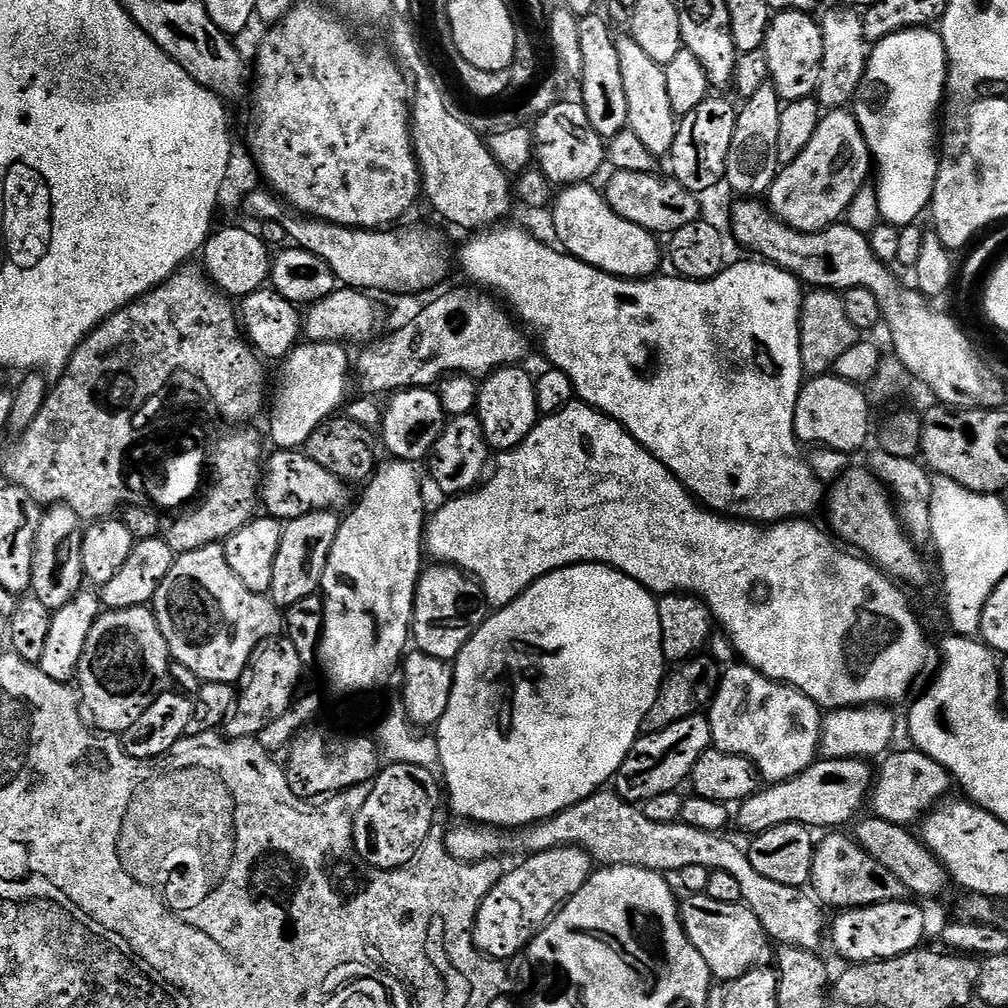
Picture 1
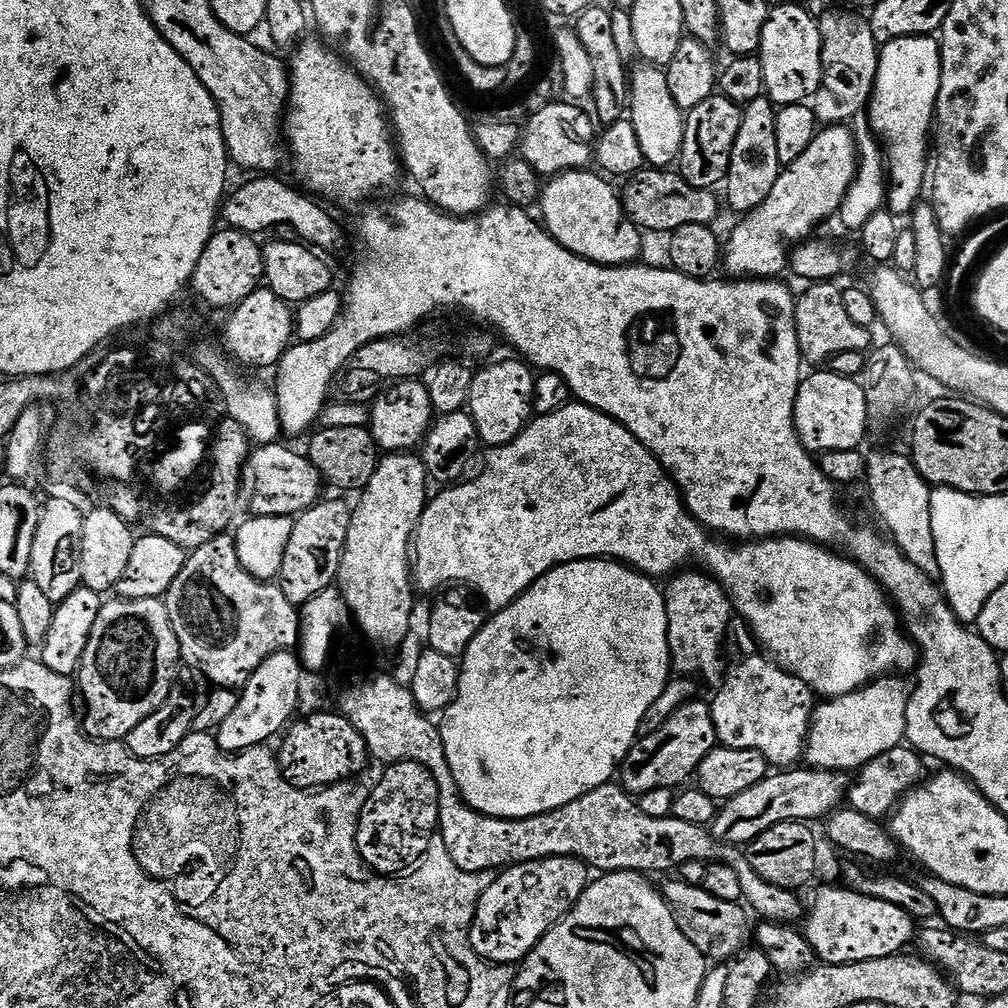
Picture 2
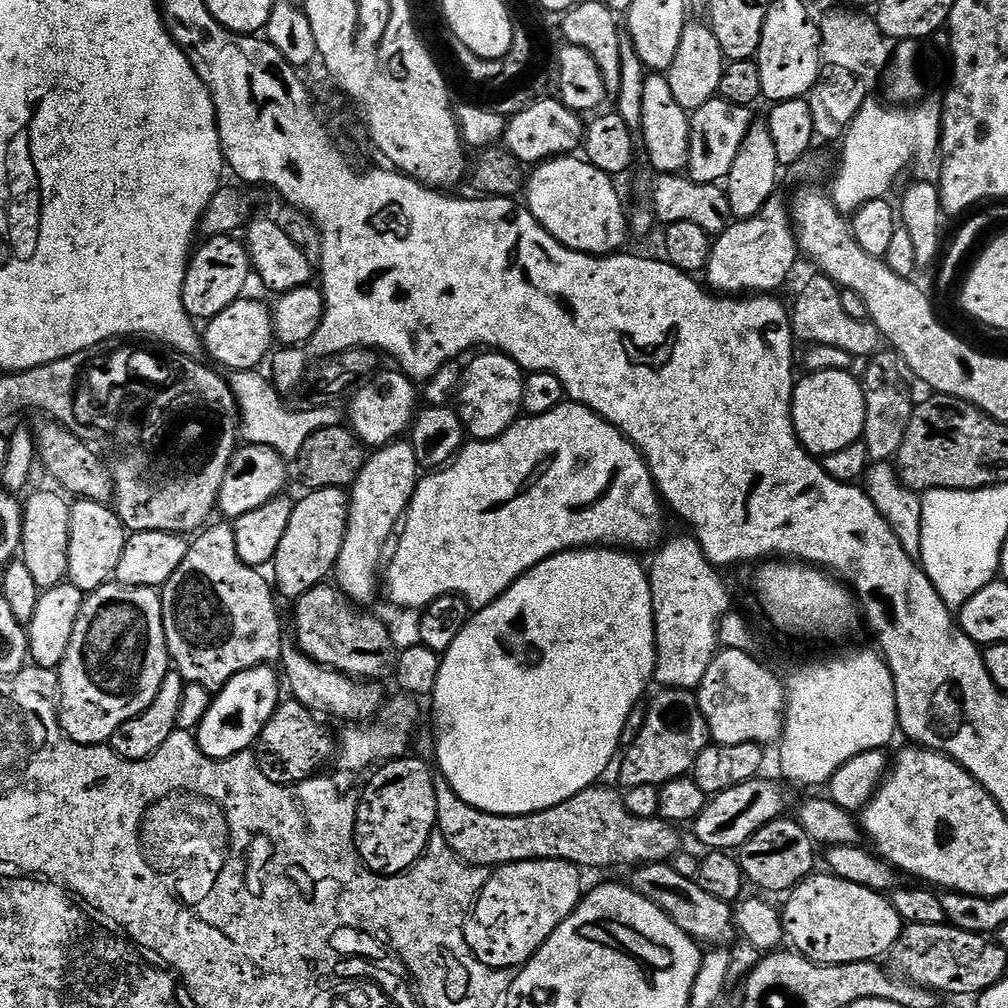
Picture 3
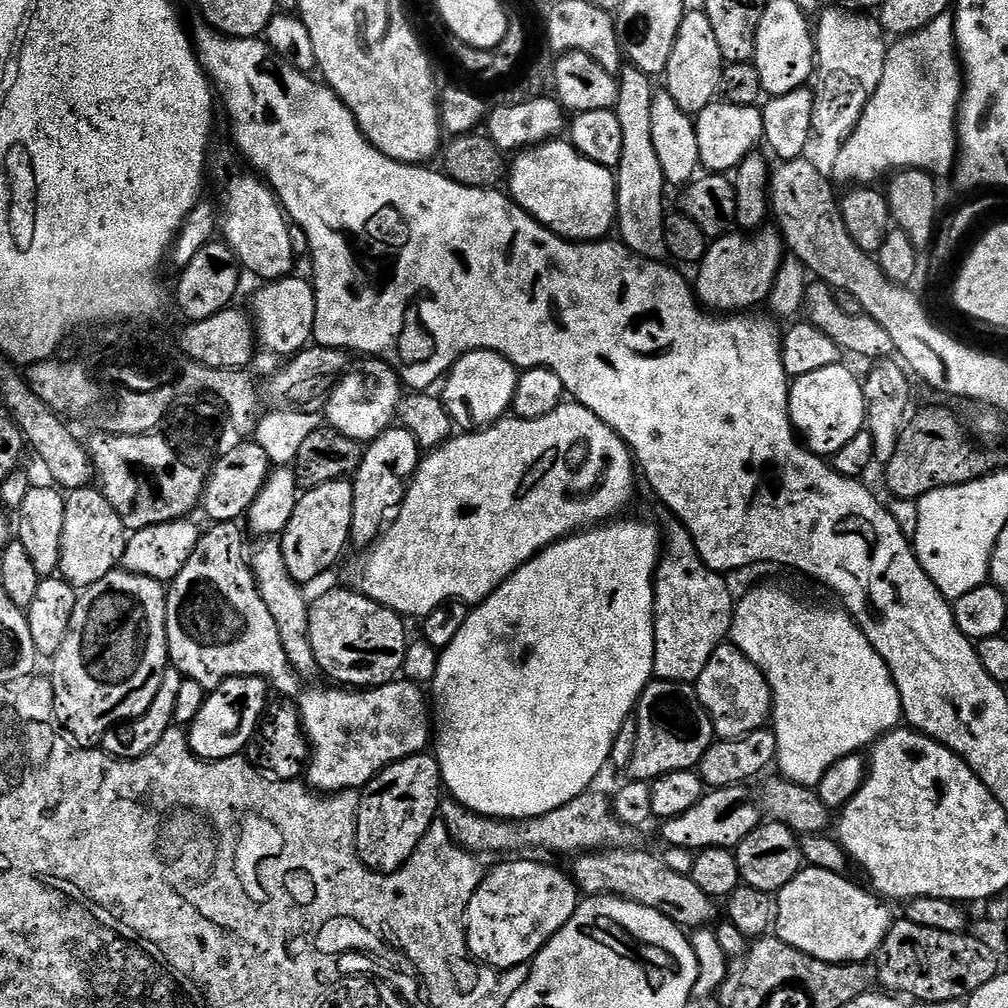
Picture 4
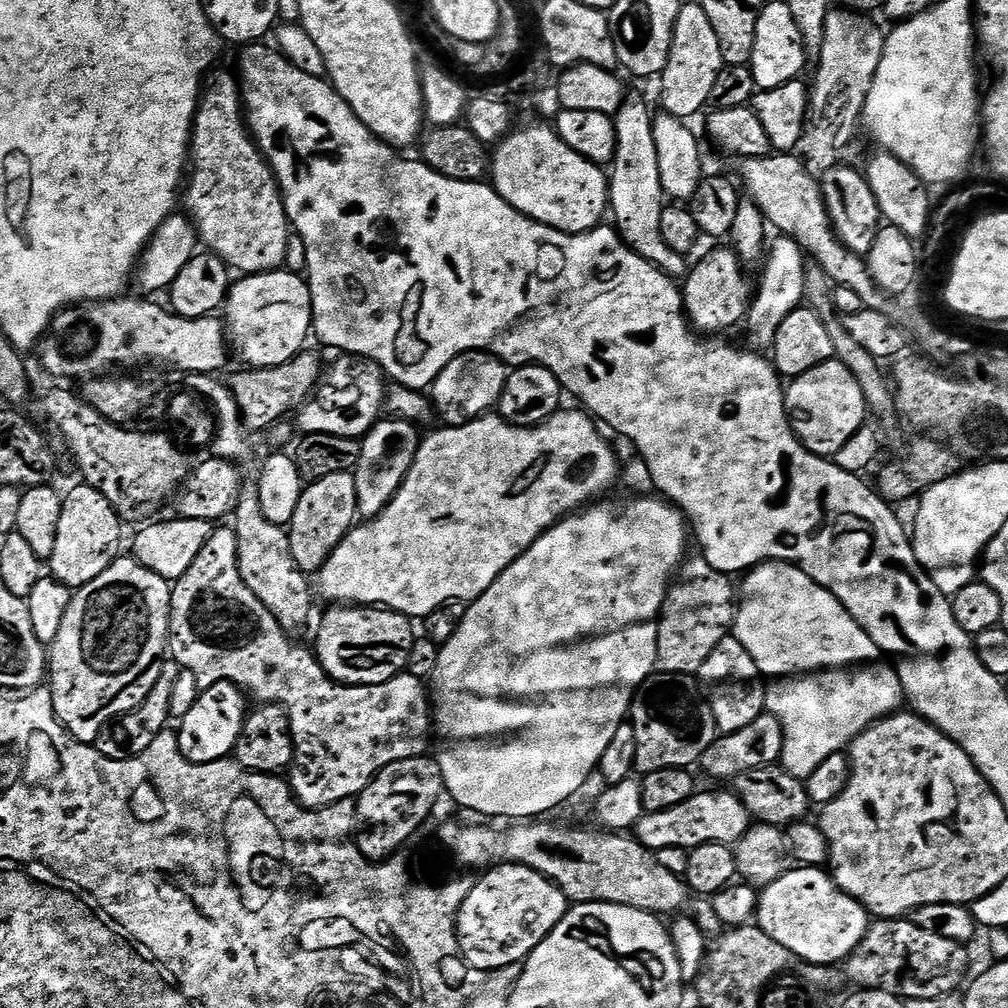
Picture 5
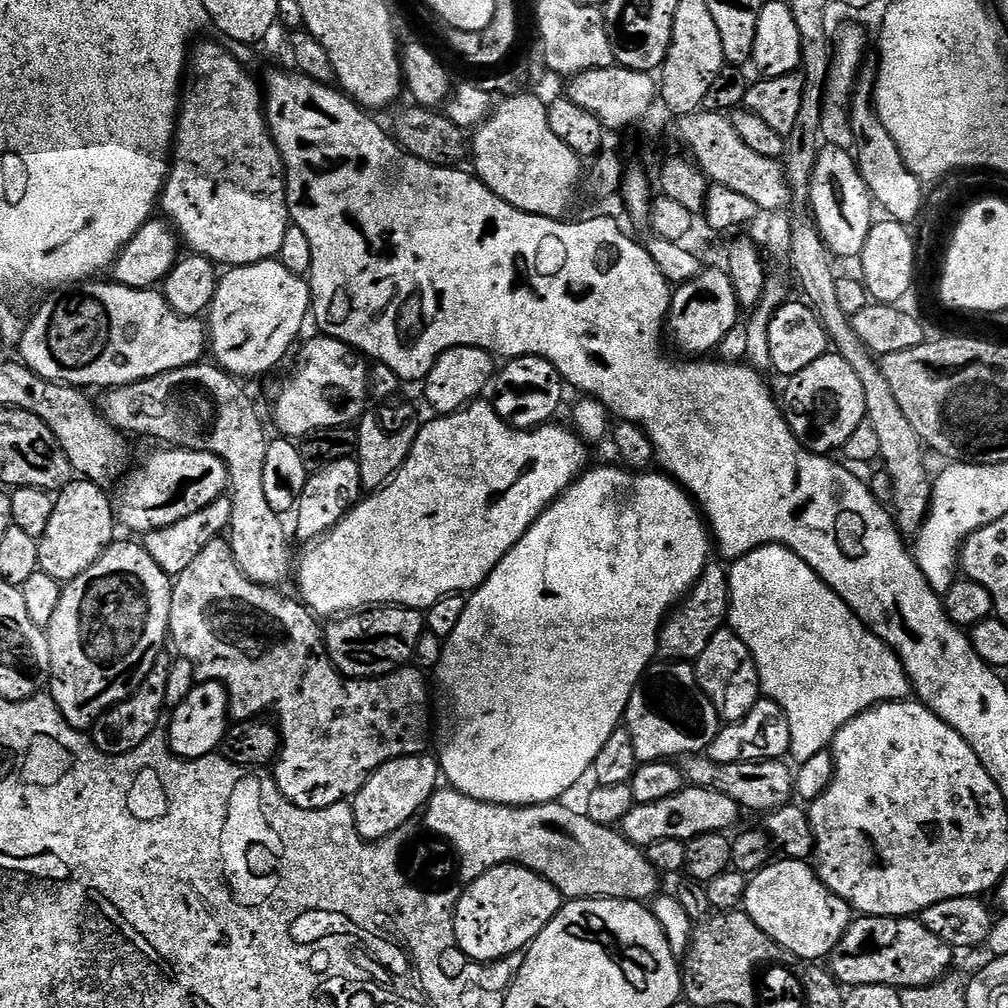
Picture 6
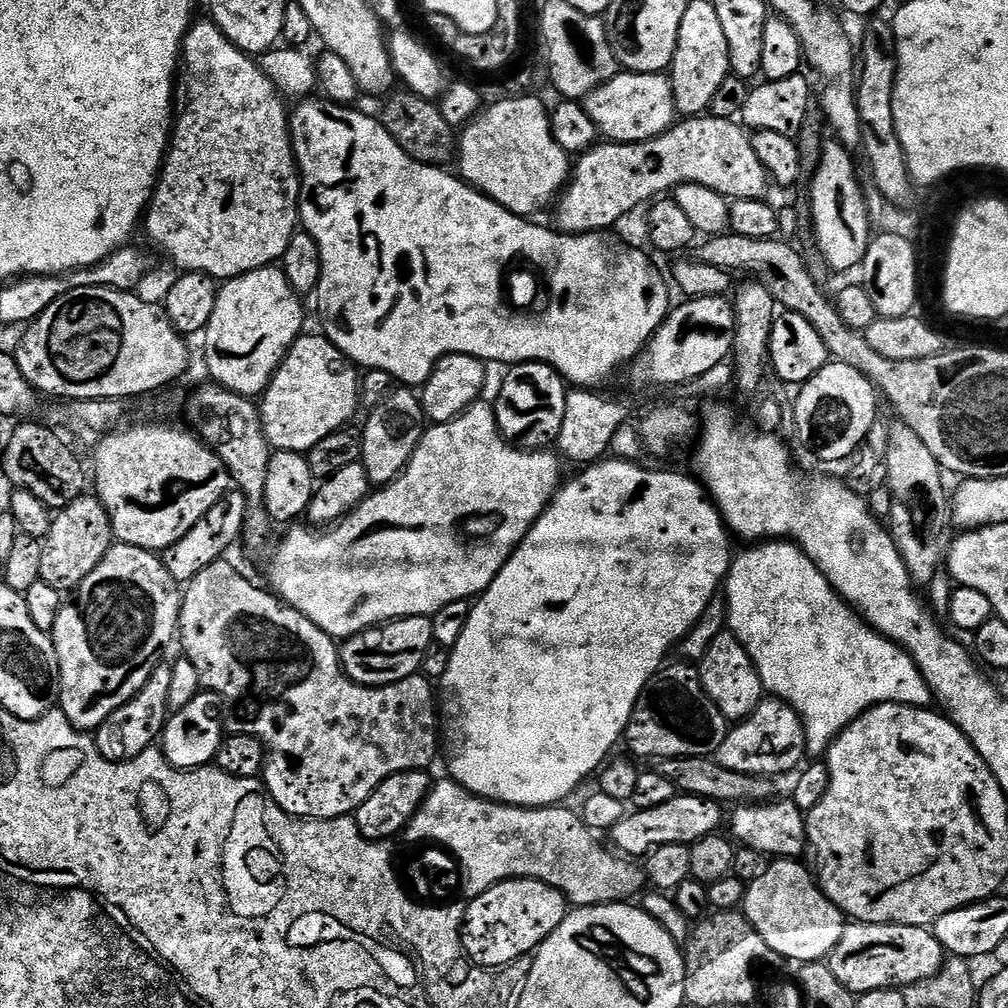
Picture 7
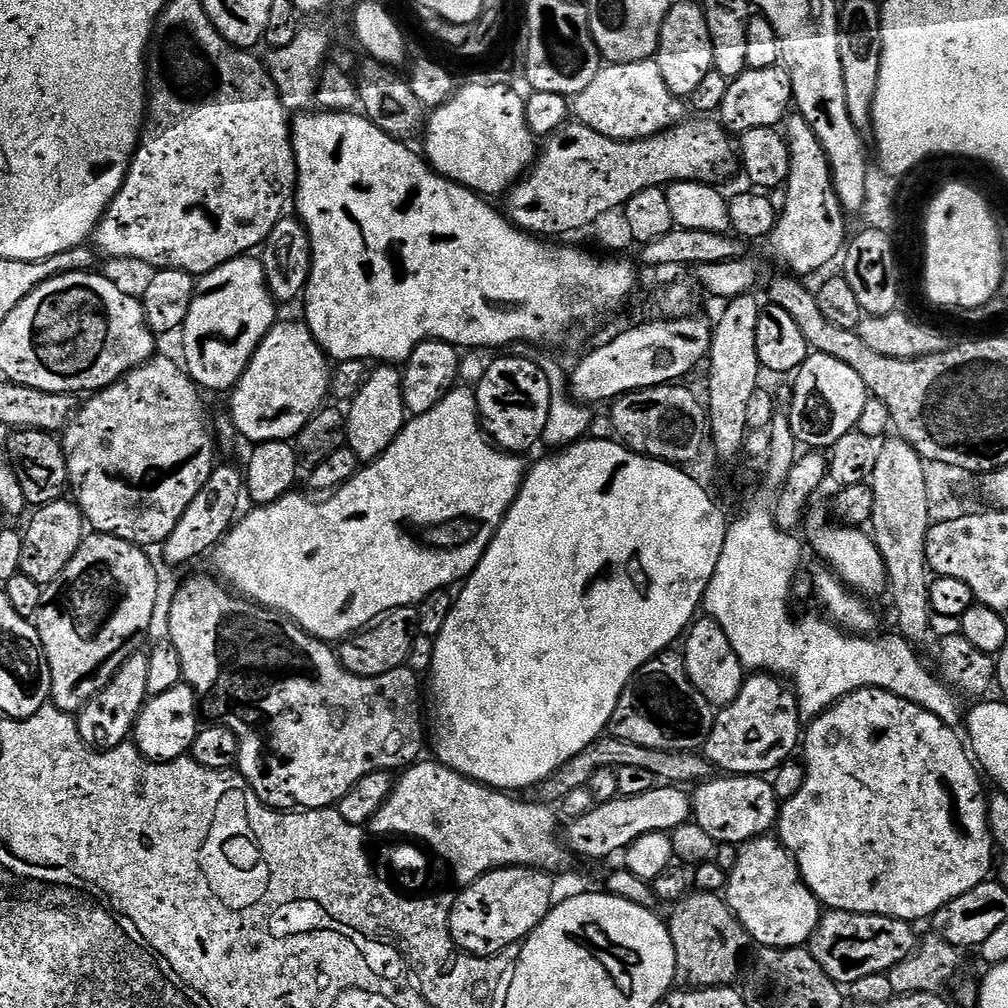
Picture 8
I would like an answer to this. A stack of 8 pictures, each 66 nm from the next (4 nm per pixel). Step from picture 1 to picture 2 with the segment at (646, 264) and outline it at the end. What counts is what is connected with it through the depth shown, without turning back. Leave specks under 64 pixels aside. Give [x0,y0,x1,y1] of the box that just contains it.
[538,170,641,266]

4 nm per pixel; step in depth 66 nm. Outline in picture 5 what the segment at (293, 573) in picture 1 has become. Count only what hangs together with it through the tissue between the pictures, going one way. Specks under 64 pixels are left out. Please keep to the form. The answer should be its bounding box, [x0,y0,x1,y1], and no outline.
[287,471,358,574]

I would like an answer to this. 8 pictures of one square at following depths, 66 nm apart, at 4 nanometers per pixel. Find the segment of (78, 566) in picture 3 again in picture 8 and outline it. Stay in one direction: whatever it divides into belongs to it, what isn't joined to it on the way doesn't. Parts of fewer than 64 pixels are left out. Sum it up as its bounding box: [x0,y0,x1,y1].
[19,499,86,586]

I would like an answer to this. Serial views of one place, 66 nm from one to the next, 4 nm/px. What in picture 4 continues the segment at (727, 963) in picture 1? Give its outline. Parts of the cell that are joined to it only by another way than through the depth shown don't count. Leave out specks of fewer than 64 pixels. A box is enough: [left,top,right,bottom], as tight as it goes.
[570,846,716,930]

